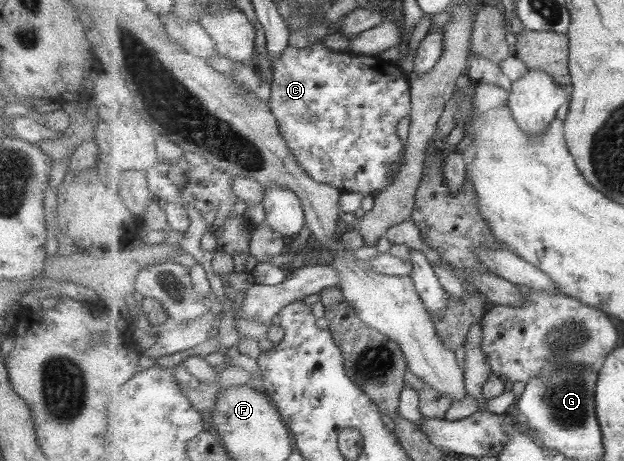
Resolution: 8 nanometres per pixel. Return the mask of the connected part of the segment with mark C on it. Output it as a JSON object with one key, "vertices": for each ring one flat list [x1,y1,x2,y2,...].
{"vertices":[[320,41,305,48,289,47,276,60,270,105,282,133,302,167,316,180,345,192,377,196,394,181,392,168,405,160,406,145,398,133,404,117,412,115,411,76,399,63,380,56,355,55,334,50]]}

